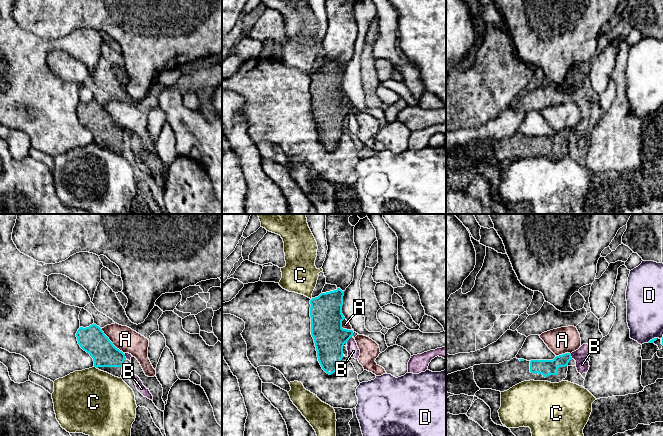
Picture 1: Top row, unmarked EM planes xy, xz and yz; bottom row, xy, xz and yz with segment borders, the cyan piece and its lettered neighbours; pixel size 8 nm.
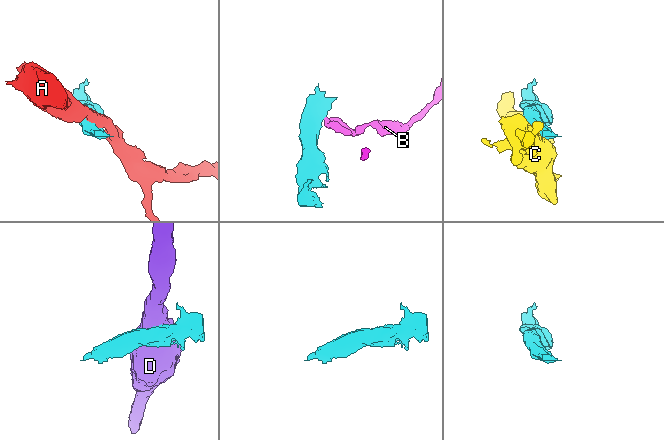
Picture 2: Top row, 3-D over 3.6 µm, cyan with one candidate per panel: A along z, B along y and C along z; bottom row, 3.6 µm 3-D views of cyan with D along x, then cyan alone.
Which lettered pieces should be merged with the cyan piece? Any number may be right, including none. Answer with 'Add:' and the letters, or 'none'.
Add: none

